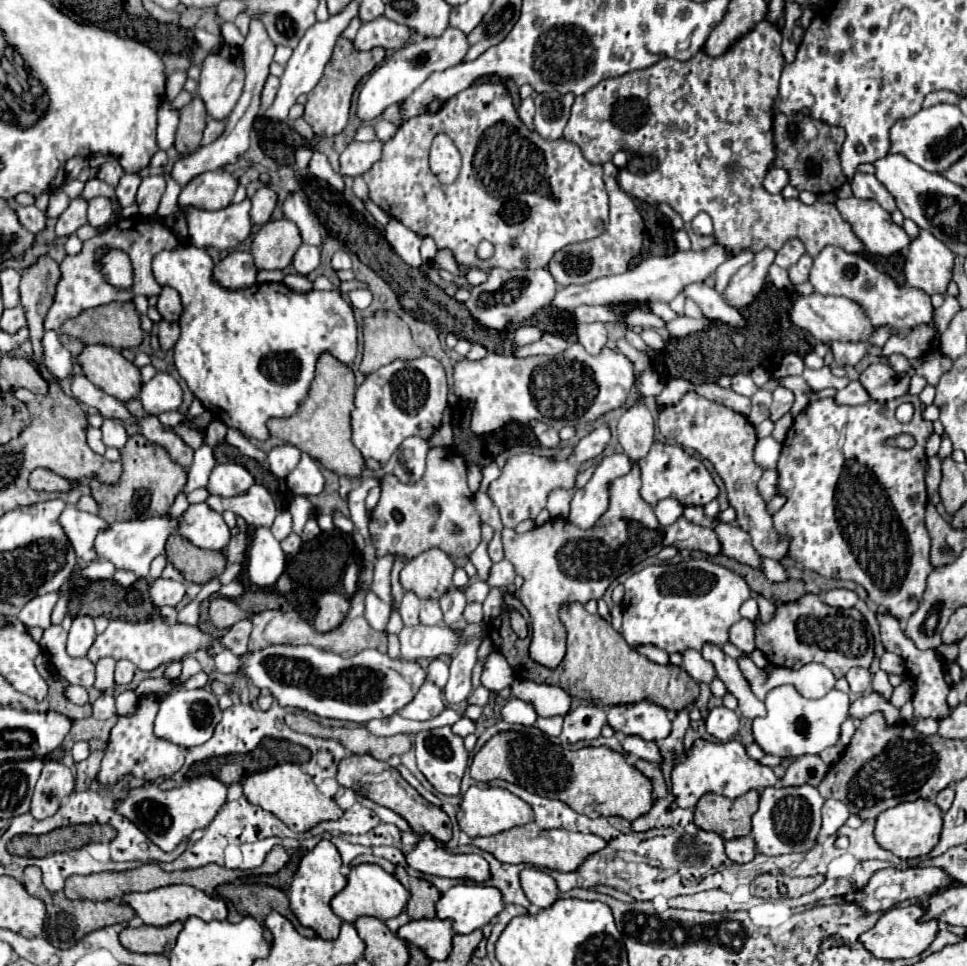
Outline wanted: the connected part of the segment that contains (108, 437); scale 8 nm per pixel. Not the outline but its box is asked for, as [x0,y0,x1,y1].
[101,419,129,449]

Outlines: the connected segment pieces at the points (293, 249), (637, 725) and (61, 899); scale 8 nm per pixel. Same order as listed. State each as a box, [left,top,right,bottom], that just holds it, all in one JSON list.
[[251,219,303,269],[607,701,671,741],[23,867,135,949]]

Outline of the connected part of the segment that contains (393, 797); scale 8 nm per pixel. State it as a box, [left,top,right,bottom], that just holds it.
[337,755,451,843]

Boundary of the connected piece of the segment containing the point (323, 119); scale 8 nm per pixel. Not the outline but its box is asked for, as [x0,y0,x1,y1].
[303,39,375,137]

